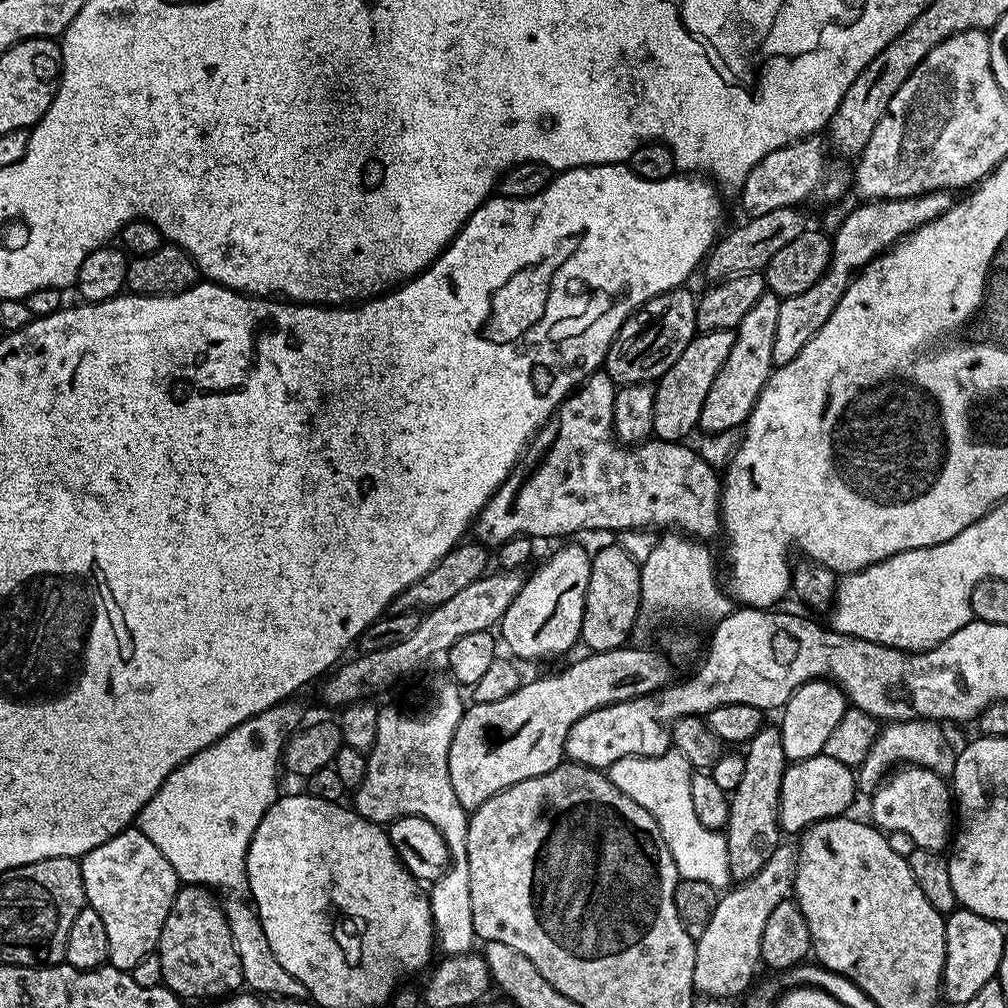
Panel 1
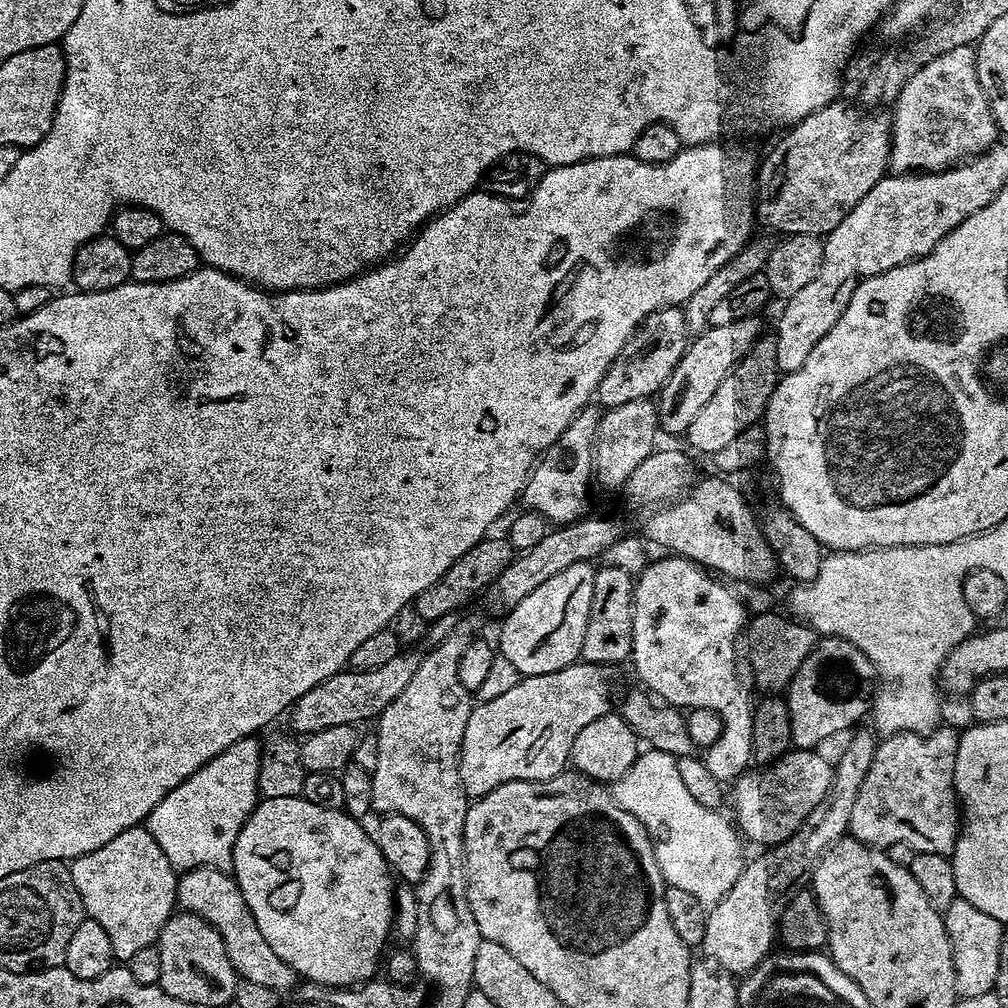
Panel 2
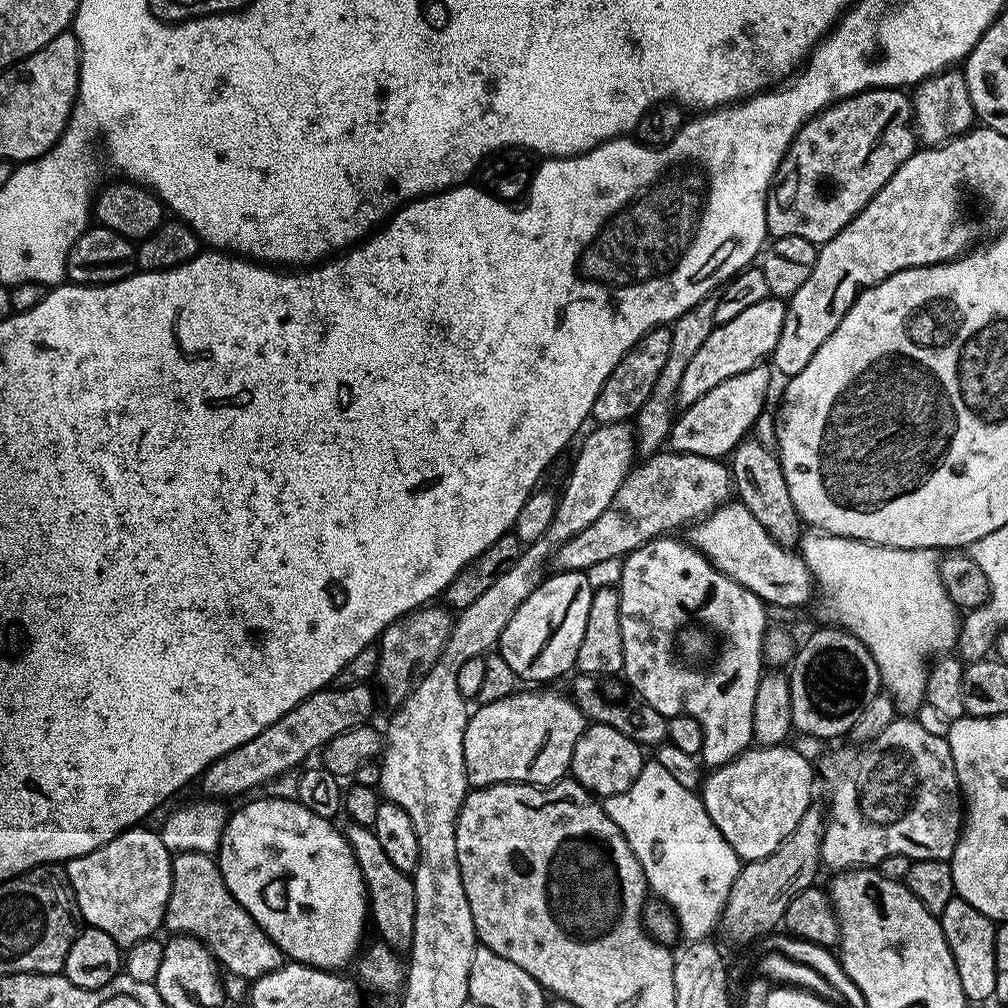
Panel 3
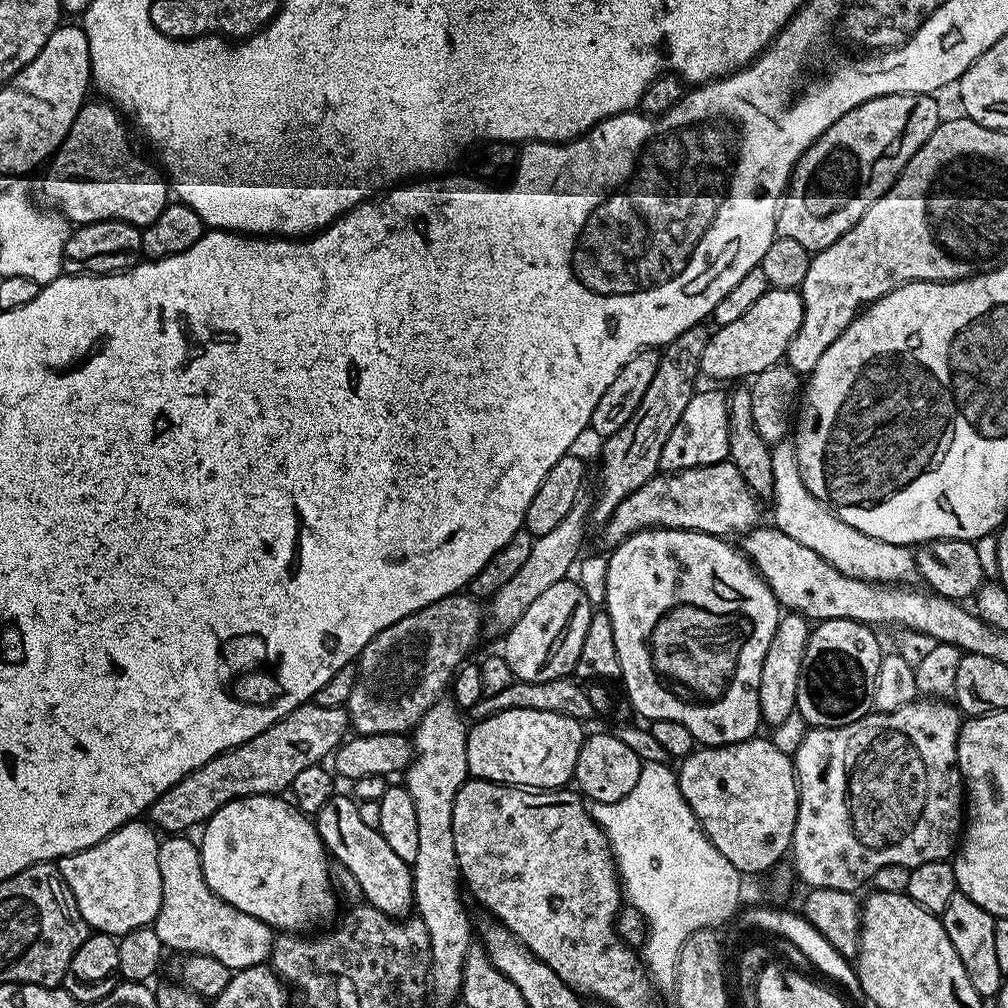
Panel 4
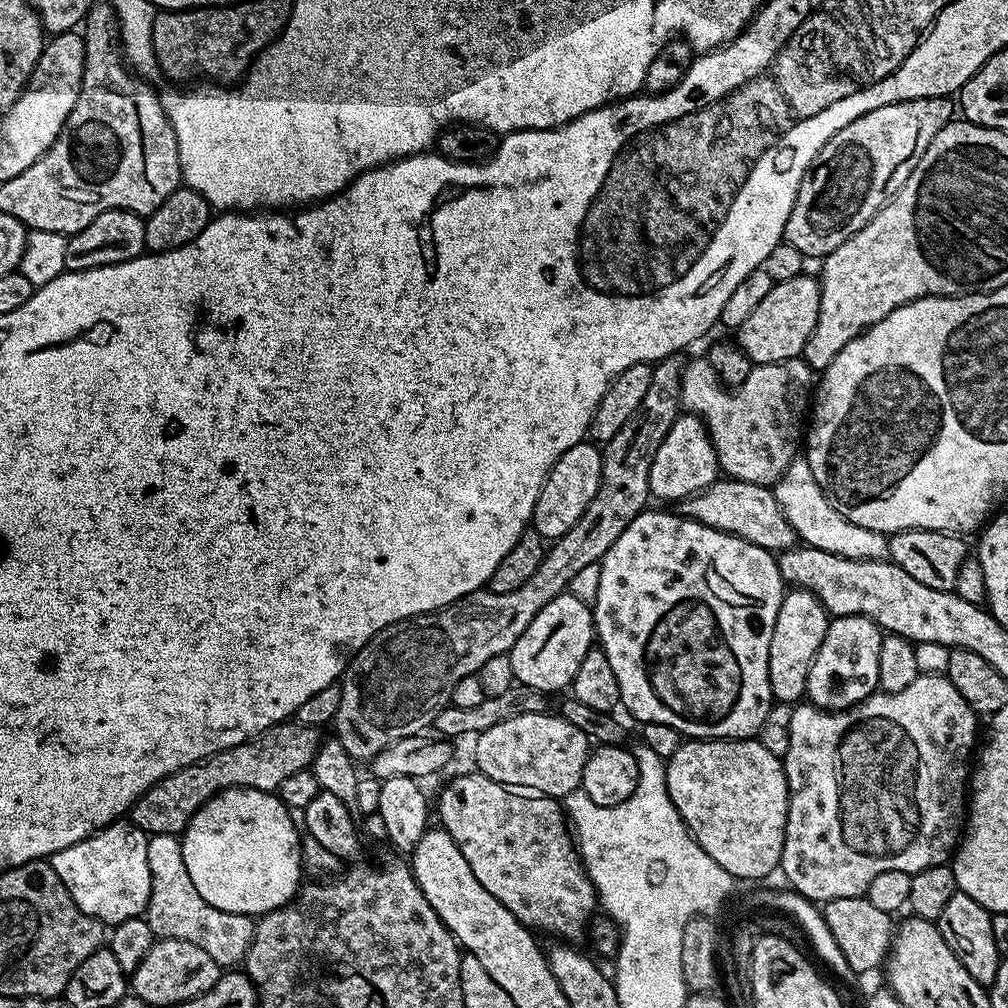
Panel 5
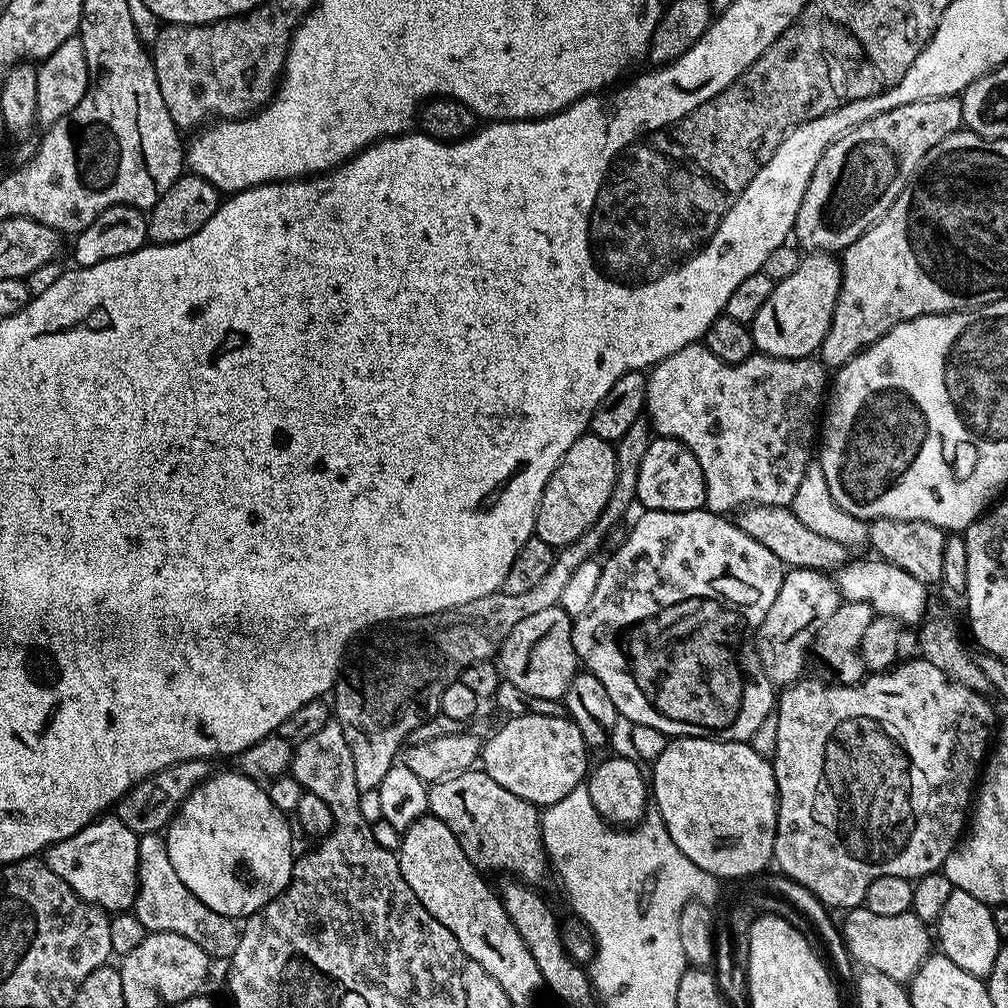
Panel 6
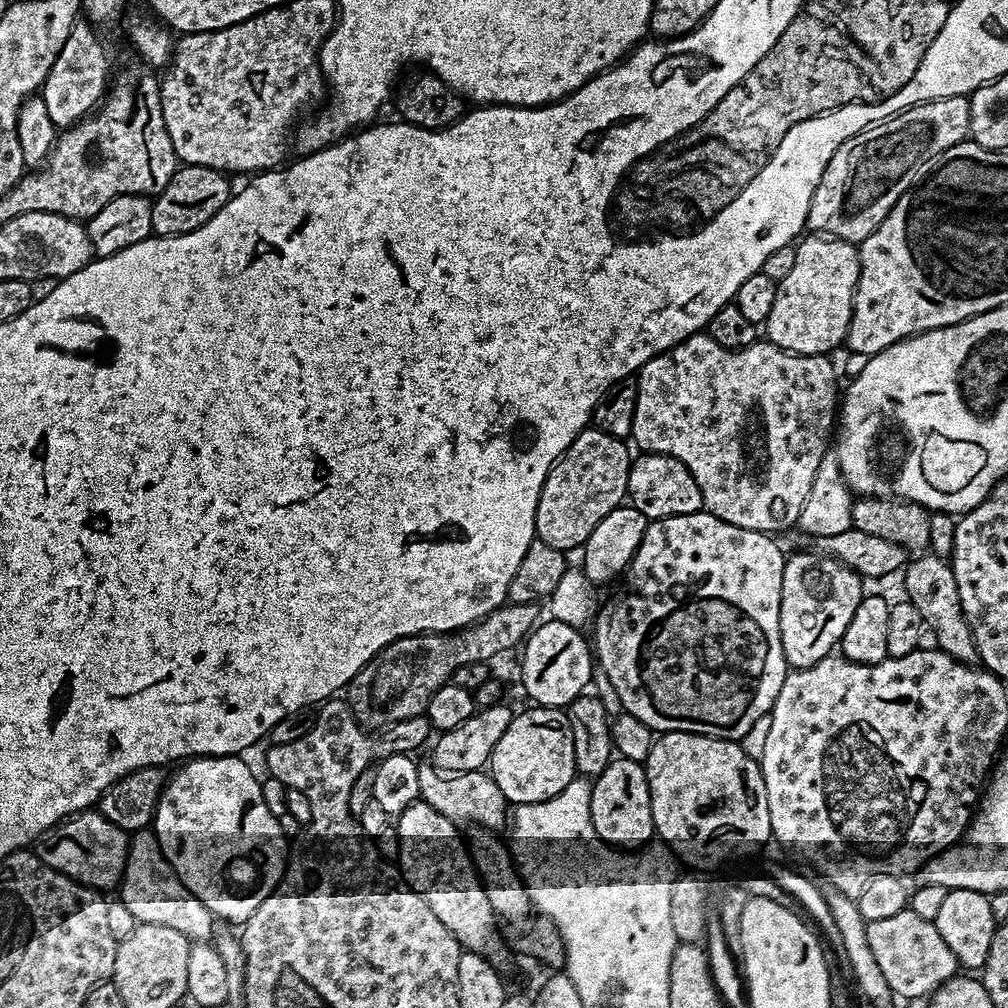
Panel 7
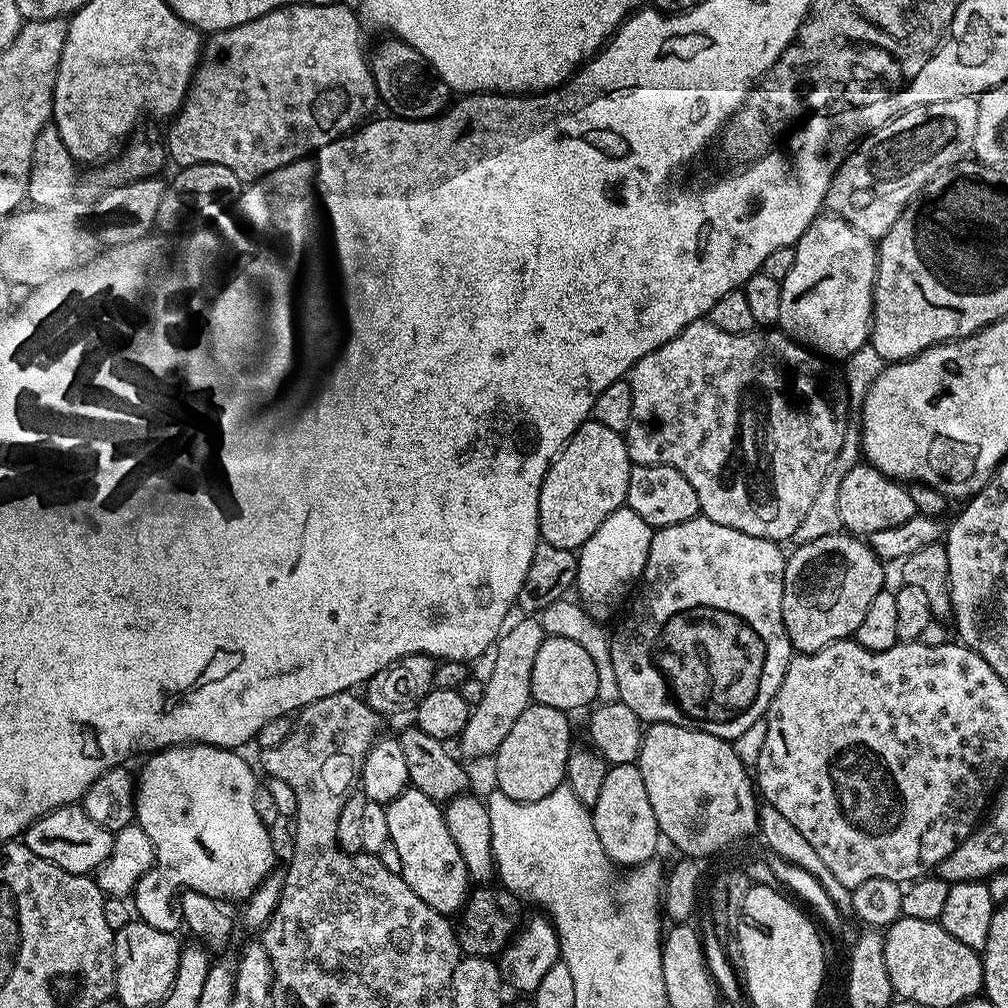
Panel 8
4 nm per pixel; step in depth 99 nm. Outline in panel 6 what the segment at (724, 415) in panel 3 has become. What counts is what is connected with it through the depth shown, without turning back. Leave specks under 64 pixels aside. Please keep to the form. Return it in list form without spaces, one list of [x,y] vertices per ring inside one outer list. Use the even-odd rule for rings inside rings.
[[[665,436],[653,438],[646,450],[646,458],[642,458],[642,466],[638,466],[636,500],[644,503],[645,509],[663,512],[689,512],[704,508],[706,486],[698,458],[694,458],[692,451],[678,440]]]

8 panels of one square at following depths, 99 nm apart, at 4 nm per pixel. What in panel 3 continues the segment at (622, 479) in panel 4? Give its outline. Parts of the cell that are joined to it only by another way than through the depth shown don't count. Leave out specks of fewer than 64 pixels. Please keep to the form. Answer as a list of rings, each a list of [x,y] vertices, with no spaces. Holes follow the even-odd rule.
[[[700,306],[692,308],[686,314],[679,316],[671,325],[670,358],[666,362],[666,366],[662,366],[662,374],[658,374],[658,382],[654,382],[654,390],[650,390],[650,398],[646,398],[642,410],[634,418],[636,447],[641,457],[647,458],[661,451],[671,437],[672,425],[678,415],[676,395],[678,386],[682,383],[682,374],[685,373],[686,364],[690,362],[690,358],[694,358],[694,354],[698,354],[698,346],[702,346],[702,342],[706,342],[708,333],[714,327],[713,321],[706,318],[704,310]]]

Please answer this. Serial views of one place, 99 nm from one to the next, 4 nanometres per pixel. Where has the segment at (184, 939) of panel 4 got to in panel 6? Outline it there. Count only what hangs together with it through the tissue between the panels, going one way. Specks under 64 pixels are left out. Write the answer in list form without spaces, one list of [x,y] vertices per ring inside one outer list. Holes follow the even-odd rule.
[[[160,834],[141,836],[138,846],[138,883],[136,886],[136,903],[134,911],[142,926],[148,932],[173,932],[198,942],[209,957],[224,956],[230,958],[240,941],[240,928],[237,921],[230,916],[223,916],[210,906],[206,906],[178,878],[165,837]]]

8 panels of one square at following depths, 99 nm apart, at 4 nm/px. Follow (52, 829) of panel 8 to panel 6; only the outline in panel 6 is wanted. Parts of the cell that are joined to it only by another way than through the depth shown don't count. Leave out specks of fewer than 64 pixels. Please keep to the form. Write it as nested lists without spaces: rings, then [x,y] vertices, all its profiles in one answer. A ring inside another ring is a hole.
[[[115,815],[93,820],[78,834],[62,838],[42,853],[44,863],[88,904],[95,904],[109,914],[129,911],[136,903],[138,883],[138,846],[140,837],[131,832]]]

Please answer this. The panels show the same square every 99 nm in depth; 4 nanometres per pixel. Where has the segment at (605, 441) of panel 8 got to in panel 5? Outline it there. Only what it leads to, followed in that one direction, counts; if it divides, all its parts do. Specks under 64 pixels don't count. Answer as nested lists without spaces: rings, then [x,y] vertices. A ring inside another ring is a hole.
[[[581,442],[570,446],[570,450],[566,450],[566,454],[558,458],[558,462],[554,462],[538,494],[530,525],[543,540],[555,542],[562,538],[572,529],[574,522],[578,522],[578,518],[586,514],[586,506],[594,502],[594,494],[598,494],[598,486],[602,482],[603,457],[603,451],[595,443]]]

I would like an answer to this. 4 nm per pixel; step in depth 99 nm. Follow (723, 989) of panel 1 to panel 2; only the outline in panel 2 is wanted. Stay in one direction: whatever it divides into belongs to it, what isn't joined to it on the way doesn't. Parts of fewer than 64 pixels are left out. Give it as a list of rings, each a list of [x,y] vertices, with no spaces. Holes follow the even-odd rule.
[[[857,727],[850,738],[850,746],[846,746],[845,753],[834,766],[832,785],[824,800],[806,814],[800,829],[789,840],[771,845],[753,860],[751,857],[742,874],[738,874],[738,882],[734,882],[723,899],[709,909],[700,948],[708,955],[705,957],[711,958],[729,975],[747,975],[769,954],[774,946],[782,910],[790,898],[809,883],[812,870],[821,856],[848,832],[850,813],[870,770],[870,762],[874,762],[877,743],[877,733],[871,727]]]

